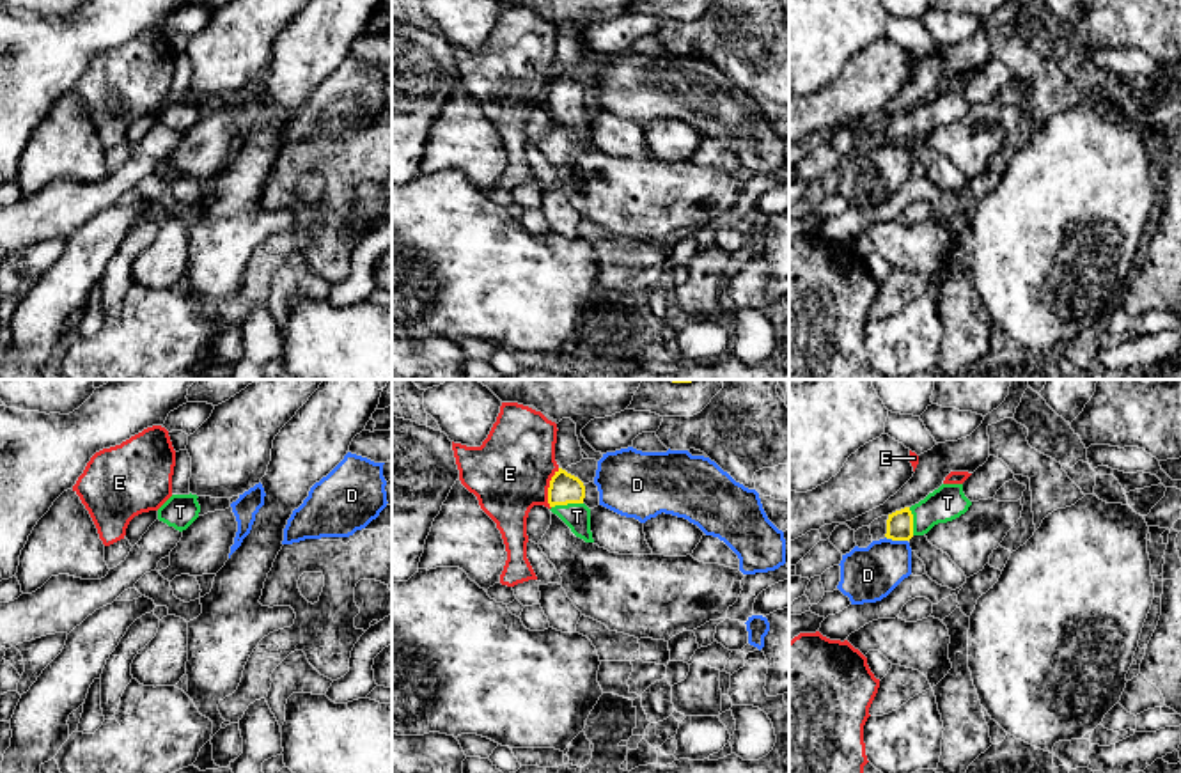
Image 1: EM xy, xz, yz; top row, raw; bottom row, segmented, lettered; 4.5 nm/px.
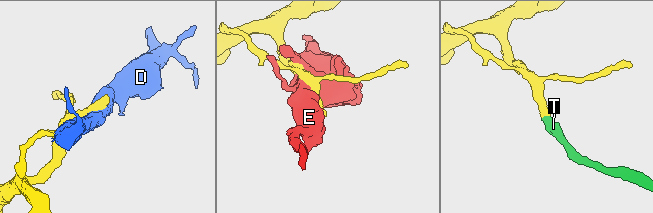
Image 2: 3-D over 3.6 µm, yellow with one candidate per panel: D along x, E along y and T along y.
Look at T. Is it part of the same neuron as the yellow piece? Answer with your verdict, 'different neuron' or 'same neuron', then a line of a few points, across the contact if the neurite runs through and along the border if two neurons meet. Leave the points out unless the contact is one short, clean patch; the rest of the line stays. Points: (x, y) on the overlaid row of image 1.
same neuron; line xz (564, 488), (566, 504), (577, 516)

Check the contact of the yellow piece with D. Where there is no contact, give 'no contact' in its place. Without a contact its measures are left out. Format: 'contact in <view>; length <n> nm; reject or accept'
contact in yz; length 110 nm; reject

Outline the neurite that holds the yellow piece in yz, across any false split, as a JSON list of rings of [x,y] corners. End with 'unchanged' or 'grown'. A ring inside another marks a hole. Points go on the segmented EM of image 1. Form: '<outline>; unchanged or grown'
[[[942,484],[919,504],[888,514],[885,537],[910,541],[913,535],[927,534],[938,523],[959,518],[970,505],[963,484]]]; grown

